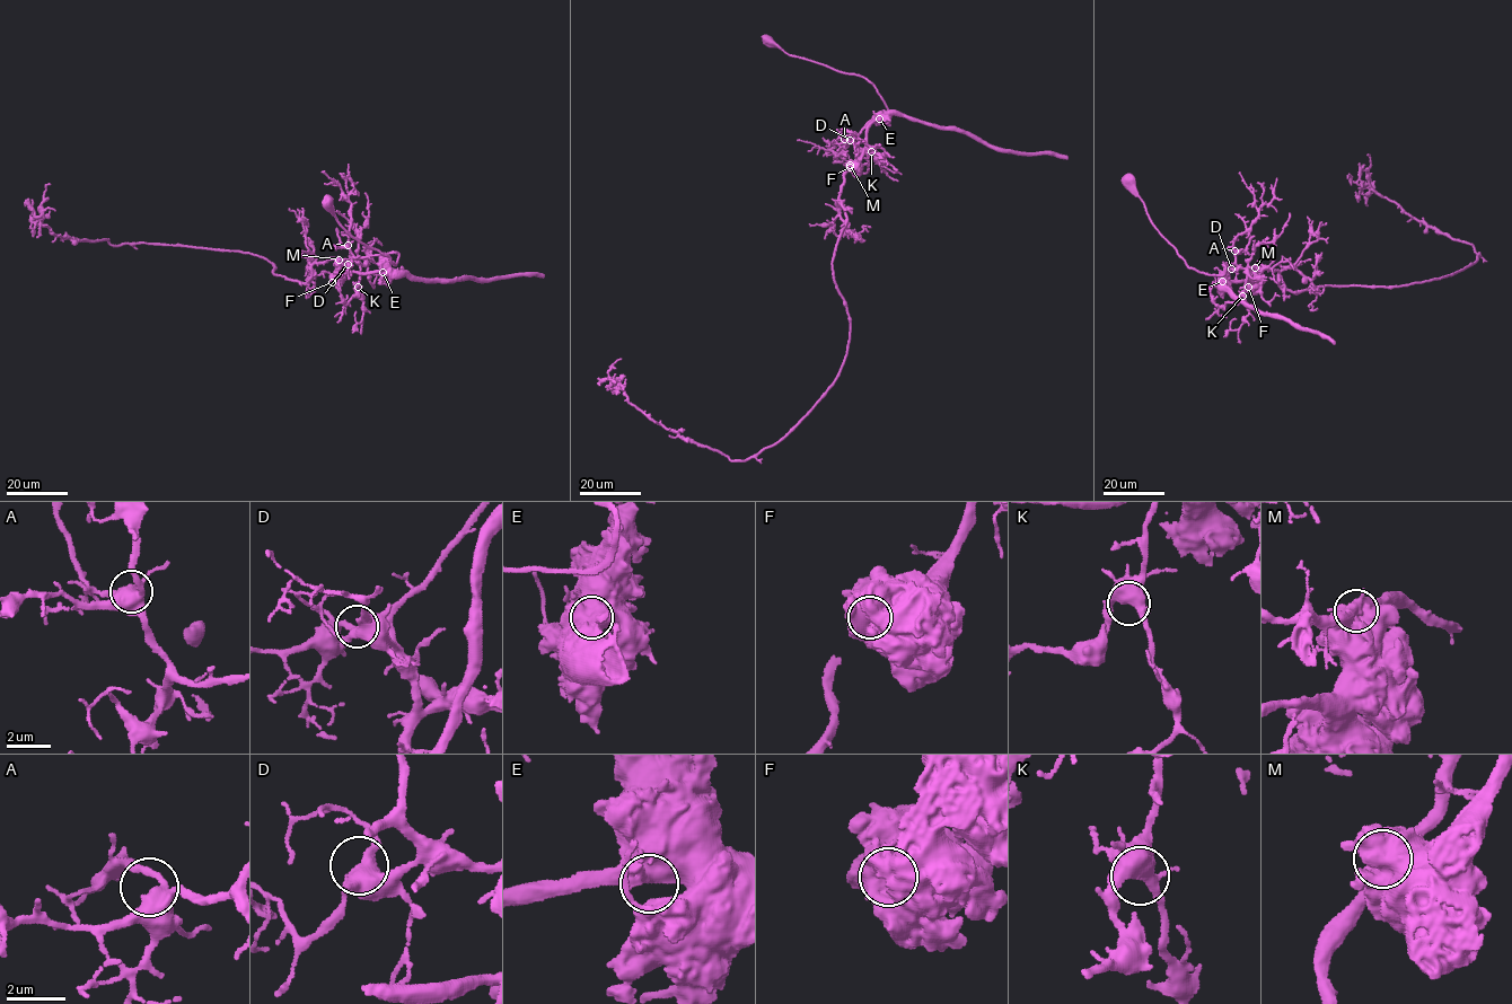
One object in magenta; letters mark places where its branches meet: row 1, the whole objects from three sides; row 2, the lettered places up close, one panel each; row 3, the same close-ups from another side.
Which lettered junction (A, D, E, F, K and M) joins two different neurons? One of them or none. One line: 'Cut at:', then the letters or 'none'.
Cut at: M

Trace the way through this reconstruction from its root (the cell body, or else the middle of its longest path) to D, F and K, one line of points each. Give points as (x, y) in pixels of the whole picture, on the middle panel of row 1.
D: (768, 40), (790, 55), (860, 75), (872, 84), (889, 112), (881, 112), (868, 121), (855, 142), (850, 140)
F: (768, 40), (790, 55), (860, 75), (876, 89), (889, 112), (868, 121), (855, 138), (856, 165), (850, 167)
K: (768, 40), (790, 55), (860, 75), (872, 84), (889, 112), (868, 121), (855, 138), (859, 151), (871, 151)

